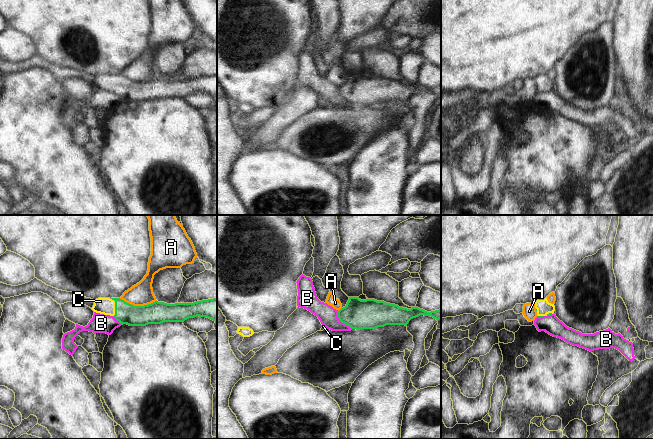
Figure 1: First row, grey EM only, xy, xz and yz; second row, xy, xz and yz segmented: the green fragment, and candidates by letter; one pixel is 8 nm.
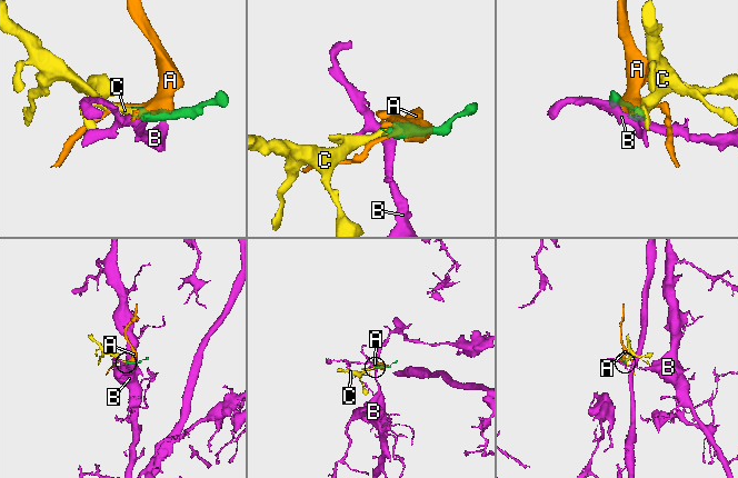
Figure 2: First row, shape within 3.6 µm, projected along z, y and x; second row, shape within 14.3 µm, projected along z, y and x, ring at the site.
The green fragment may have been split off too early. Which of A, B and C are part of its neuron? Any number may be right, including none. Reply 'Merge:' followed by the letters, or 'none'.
Merge: C

